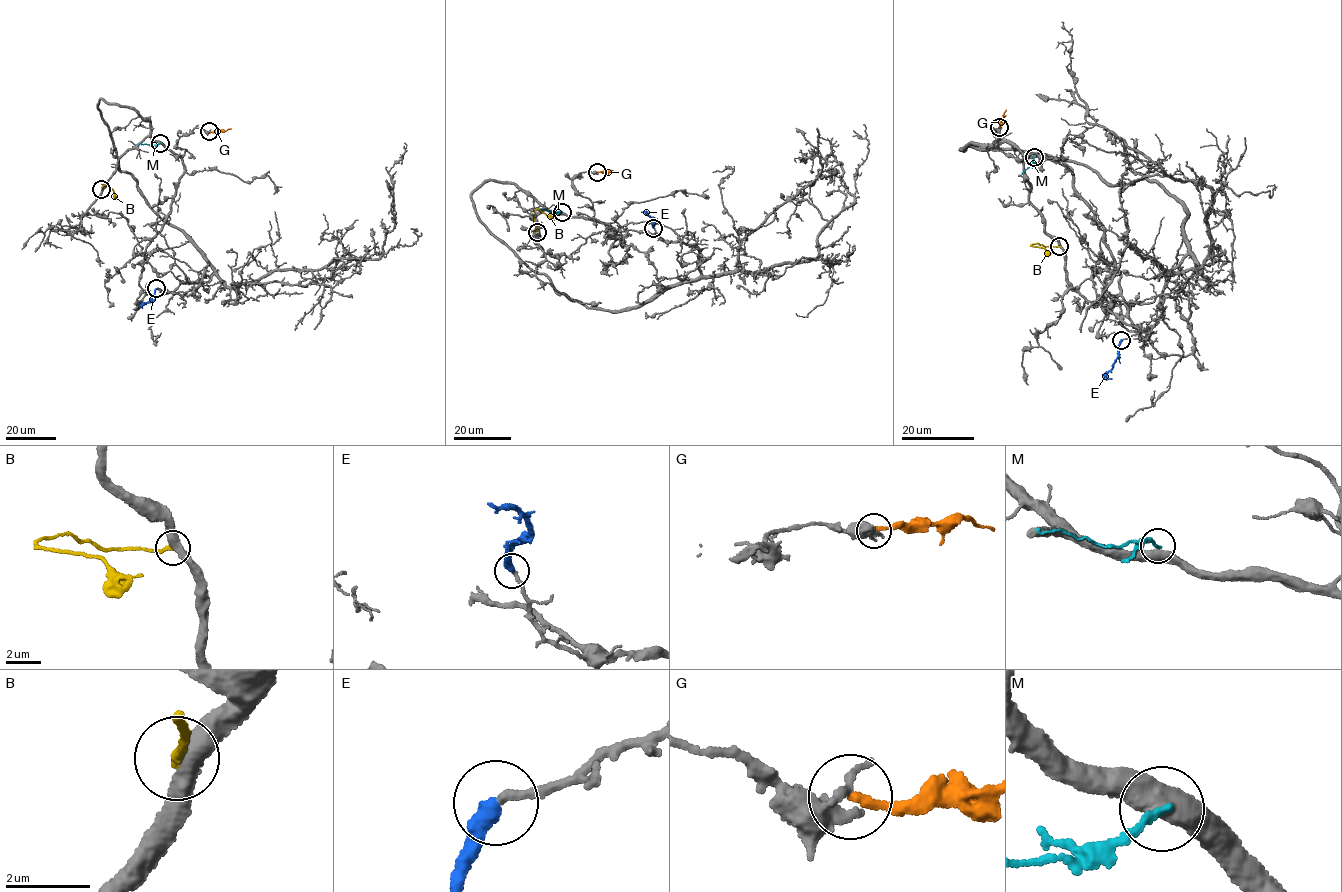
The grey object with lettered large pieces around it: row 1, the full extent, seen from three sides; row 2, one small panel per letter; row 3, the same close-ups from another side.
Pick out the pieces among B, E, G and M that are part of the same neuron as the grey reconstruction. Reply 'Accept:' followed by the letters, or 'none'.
Accept: E

